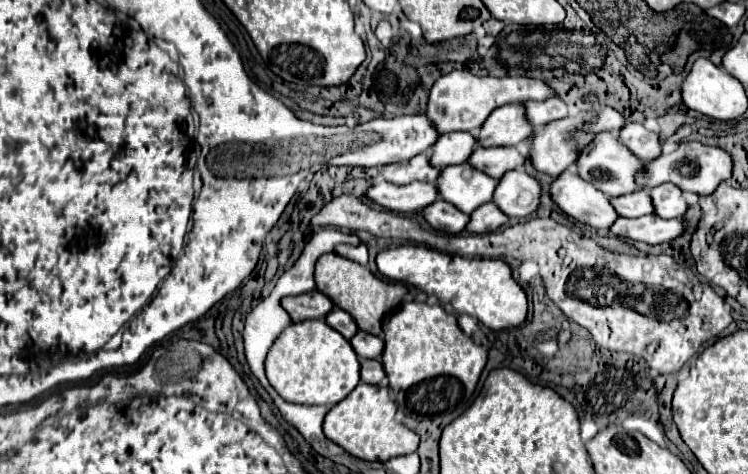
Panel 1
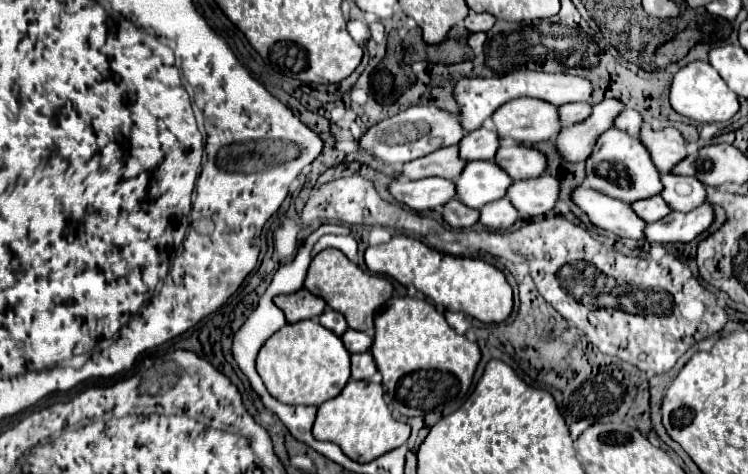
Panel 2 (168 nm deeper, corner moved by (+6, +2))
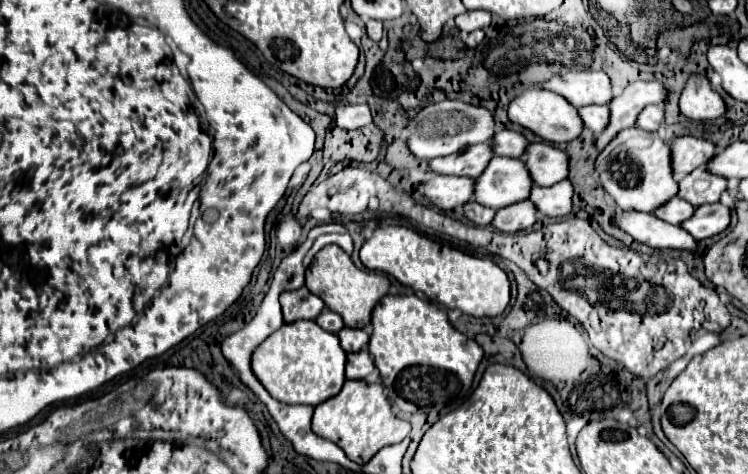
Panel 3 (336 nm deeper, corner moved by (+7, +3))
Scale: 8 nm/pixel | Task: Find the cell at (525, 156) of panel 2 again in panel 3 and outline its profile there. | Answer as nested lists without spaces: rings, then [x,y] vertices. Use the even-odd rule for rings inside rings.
[[[548,142],[532,144],[524,162],[538,186],[554,186],[568,178],[568,154]]]

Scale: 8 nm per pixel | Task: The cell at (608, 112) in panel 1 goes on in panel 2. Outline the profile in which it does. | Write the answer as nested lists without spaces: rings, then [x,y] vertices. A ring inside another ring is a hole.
[[[625,109],[621,111],[621,115],[617,115],[617,119],[613,121],[613,127],[627,131],[629,135],[639,135],[639,127],[641,127],[641,115],[635,109]]]

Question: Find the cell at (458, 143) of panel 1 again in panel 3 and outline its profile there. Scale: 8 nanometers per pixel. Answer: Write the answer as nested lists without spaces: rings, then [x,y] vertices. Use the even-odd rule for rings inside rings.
[[[498,130],[492,140],[492,150],[496,156],[522,158],[526,154],[526,148],[528,148],[526,136],[514,130]]]

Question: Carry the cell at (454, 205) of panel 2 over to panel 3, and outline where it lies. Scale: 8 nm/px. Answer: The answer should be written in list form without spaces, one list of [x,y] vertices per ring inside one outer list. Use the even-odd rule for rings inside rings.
[[[468,202],[464,206],[464,212],[466,212],[466,218],[478,226],[490,226],[492,218],[494,218],[494,210],[492,208],[486,208],[486,206],[480,206],[478,202]]]

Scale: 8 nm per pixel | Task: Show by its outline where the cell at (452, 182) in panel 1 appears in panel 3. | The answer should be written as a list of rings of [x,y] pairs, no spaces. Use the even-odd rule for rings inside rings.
[[[496,156],[484,174],[476,178],[474,200],[482,206],[500,210],[504,206],[528,200],[532,186],[532,176],[522,160]]]

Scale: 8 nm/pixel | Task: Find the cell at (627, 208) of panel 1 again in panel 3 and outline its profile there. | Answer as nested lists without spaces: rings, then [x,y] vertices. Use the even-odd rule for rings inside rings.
[[[676,196],[676,198],[672,198],[668,204],[660,206],[660,208],[656,210],[656,216],[658,216],[660,220],[670,222],[670,224],[682,224],[684,220],[692,218],[694,210],[696,210],[696,208],[692,208],[690,202],[684,202],[682,198]]]

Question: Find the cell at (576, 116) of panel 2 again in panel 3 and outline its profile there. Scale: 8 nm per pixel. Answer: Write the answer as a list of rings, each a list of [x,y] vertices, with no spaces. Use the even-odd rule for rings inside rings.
[[[584,106],[578,108],[578,112],[580,118],[584,120],[584,126],[596,134],[604,132],[604,126],[608,126],[608,114],[610,114],[608,106]]]

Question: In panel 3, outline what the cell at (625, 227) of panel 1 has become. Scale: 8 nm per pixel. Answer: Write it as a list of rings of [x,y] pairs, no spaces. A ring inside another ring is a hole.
[[[720,202],[696,208],[694,216],[682,224],[682,228],[688,230],[696,240],[716,236],[724,232],[728,226],[730,226],[730,208]]]

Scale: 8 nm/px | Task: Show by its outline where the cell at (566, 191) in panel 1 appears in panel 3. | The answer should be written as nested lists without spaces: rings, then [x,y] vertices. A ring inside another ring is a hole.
[[[622,212],[614,220],[624,232],[628,232],[636,242],[648,244],[652,248],[672,248],[698,252],[698,242],[684,232],[680,226],[672,226],[652,214],[642,212]]]

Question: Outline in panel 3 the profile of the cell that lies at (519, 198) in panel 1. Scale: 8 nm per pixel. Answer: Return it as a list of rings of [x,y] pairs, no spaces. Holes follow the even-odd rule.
[[[568,180],[558,182],[556,186],[542,188],[534,186],[530,200],[536,202],[540,214],[548,218],[564,218],[572,212],[572,184]]]

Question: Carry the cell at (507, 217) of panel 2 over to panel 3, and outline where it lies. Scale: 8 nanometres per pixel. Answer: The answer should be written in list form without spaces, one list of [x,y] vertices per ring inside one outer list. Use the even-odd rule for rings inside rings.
[[[530,200],[500,208],[492,220],[492,226],[502,230],[502,232],[520,232],[528,230],[536,224],[538,220],[538,210]]]

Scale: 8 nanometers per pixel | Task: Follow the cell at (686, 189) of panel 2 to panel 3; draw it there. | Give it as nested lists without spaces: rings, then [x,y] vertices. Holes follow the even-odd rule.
[[[706,166],[696,168],[692,174],[680,180],[680,192],[678,196],[688,200],[692,206],[702,204],[714,204],[720,200],[720,194],[726,190],[726,178],[710,174]]]

